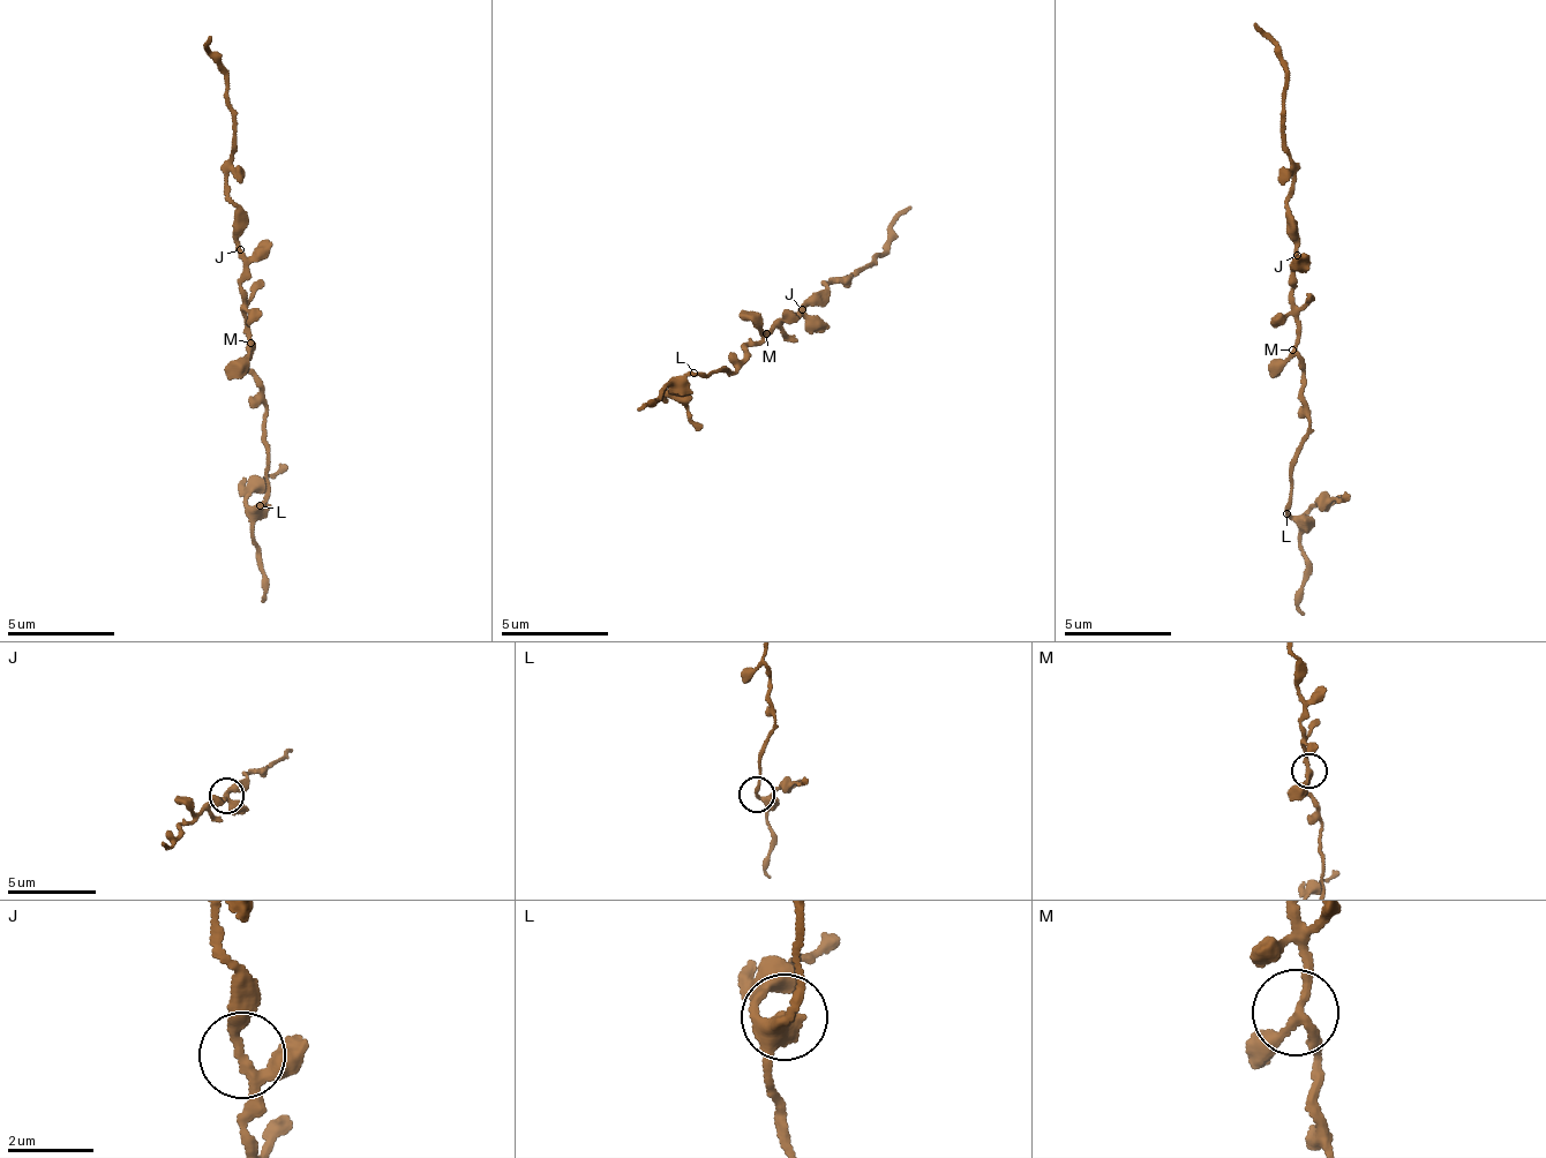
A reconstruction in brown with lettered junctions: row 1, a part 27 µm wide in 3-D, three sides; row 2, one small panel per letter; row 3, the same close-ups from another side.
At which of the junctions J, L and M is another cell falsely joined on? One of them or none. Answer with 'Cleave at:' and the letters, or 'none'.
Cleave at: none

